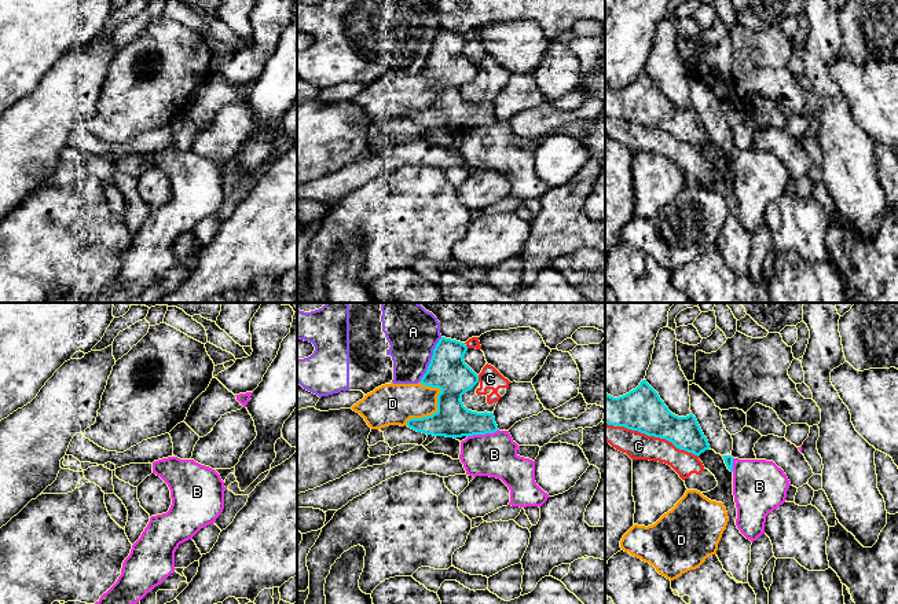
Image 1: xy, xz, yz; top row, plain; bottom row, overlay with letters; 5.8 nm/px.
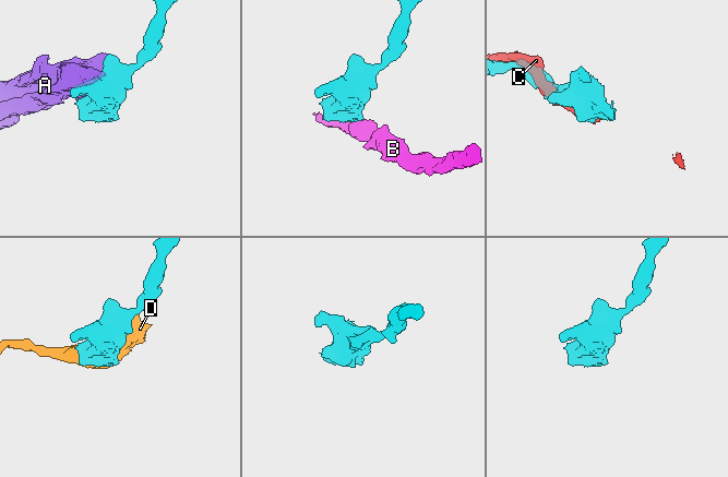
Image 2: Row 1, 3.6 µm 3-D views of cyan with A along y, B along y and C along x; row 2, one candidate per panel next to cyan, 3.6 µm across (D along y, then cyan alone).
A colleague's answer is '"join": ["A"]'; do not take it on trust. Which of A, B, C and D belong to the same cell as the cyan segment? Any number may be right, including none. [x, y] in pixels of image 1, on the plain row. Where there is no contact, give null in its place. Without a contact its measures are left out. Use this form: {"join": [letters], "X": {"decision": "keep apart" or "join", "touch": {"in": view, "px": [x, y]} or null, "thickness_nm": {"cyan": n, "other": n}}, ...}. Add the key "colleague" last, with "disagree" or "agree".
{"join": [], "A": {"decision": "keep apart", "touch": {"in": "xz", "px": [431, 51]}, "thickness_nm": {"cyan": 220, "other": 300}}, "B": {"decision": "keep apart", "touch": {"in": "xz", "px": [483, 125]}, "thickness_nm": {"cyan": 200, "other": 260}}, "C": {"decision": "keep apart", "touch": {"in": "yz", "px": [652, 127]}, "thickness_nm": {"cyan": 240, "other": 160}}, "D": {"decision": "keep apart", "touch": {"in": "xz", "px": [432, 106]}, "thickness_nm": {"cyan": 200, "other": 240}}, "colleague": "disagree"}

